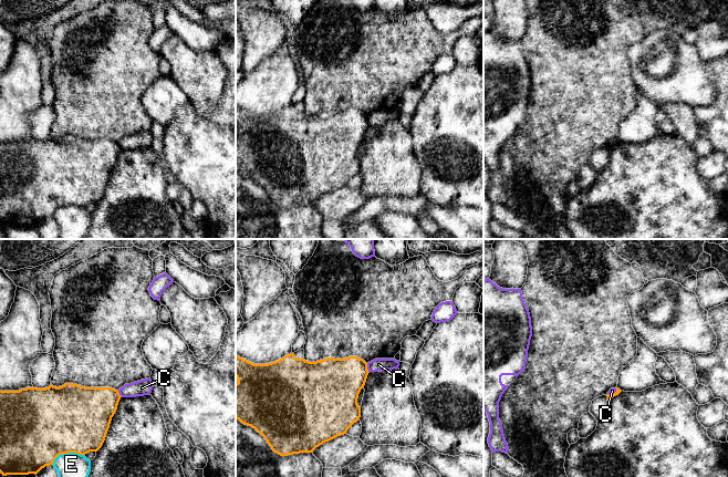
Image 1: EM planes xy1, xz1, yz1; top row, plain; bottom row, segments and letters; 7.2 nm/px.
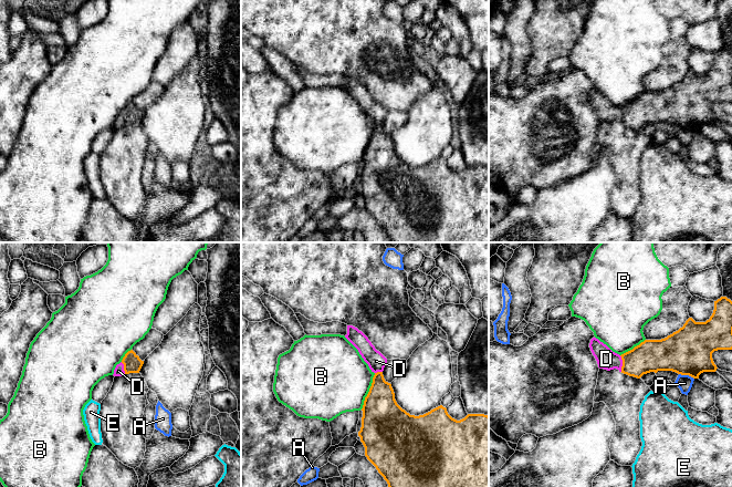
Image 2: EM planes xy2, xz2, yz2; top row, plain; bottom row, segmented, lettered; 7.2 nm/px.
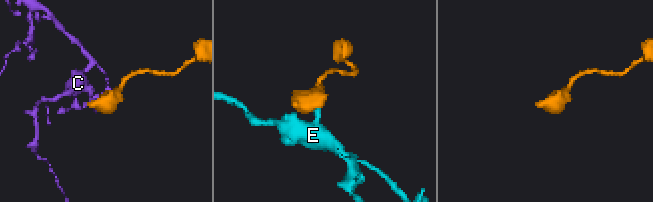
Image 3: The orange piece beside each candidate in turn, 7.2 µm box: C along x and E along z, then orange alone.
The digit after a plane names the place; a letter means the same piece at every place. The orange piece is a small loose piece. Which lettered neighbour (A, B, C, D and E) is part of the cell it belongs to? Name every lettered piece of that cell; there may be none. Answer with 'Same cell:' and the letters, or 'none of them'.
Same cell: D

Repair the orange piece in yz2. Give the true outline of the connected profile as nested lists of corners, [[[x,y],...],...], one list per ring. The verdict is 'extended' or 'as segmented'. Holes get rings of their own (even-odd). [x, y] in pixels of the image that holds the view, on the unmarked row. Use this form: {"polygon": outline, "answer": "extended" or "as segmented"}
{"polygon": [[[721,49],[714,53],[712,68],[705,74],[696,74],[689,70],[682,80],[661,92],[645,92],[632,102],[619,107],[606,96],[593,90],[589,95],[598,120],[619,124],[640,131],[644,126],[658,123],[672,123],[681,127],[699,131],[703,124],[715,124],[712,105],[718,102],[732,102],[732,53]]], "answer": "extended"}

